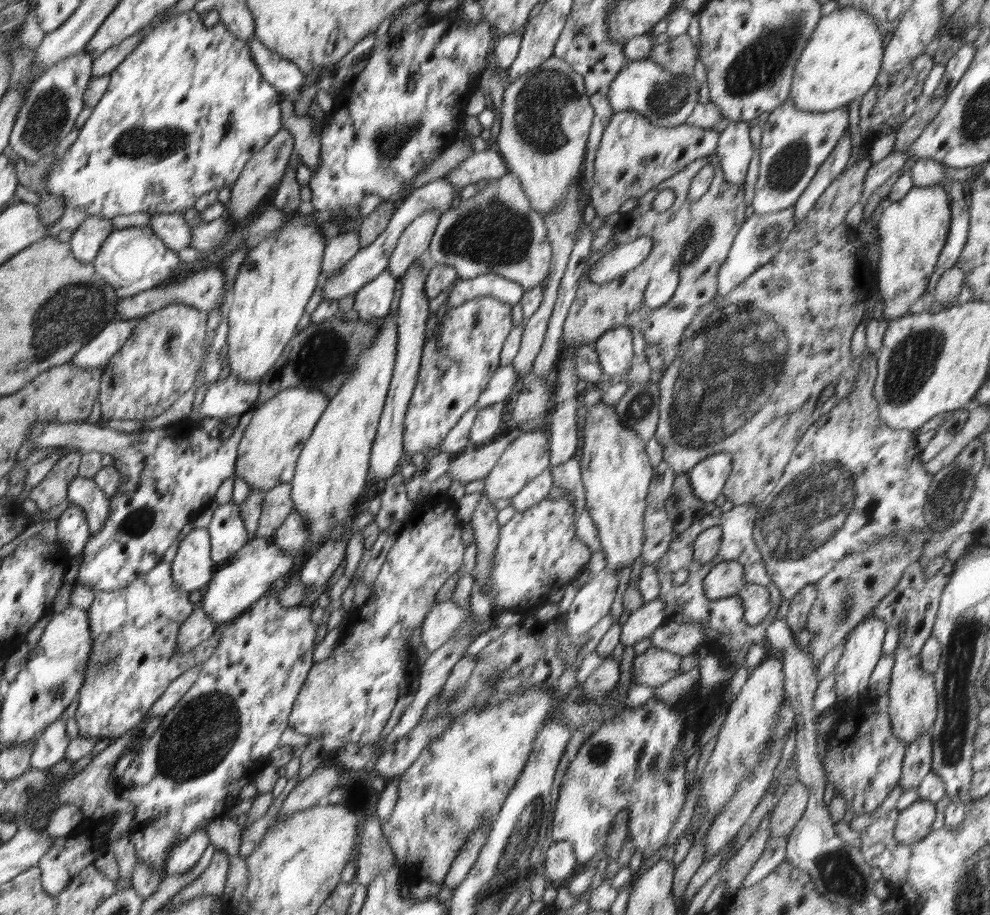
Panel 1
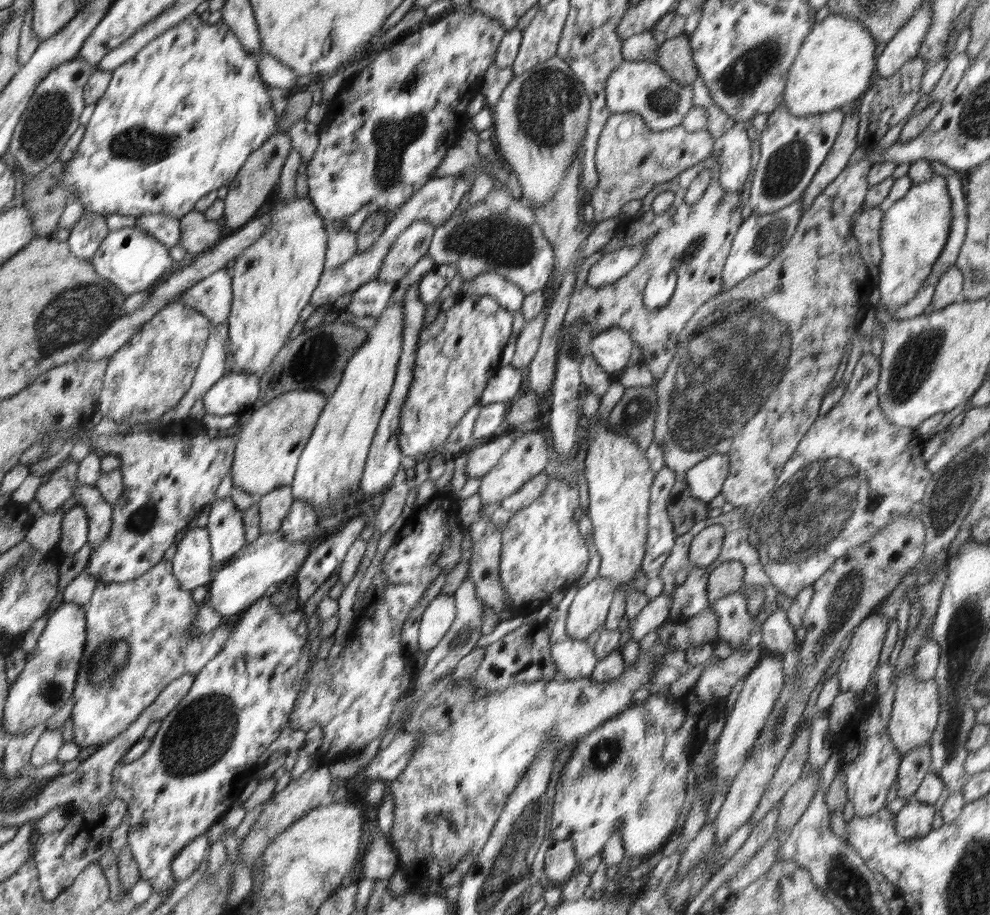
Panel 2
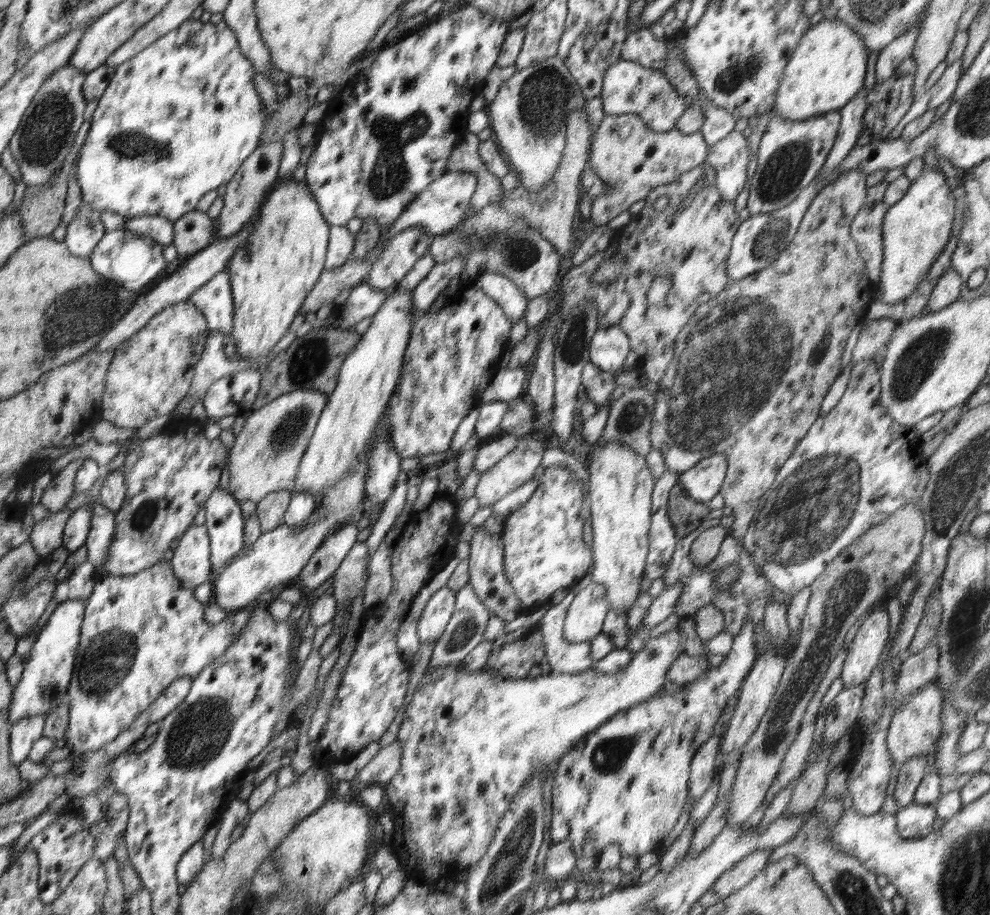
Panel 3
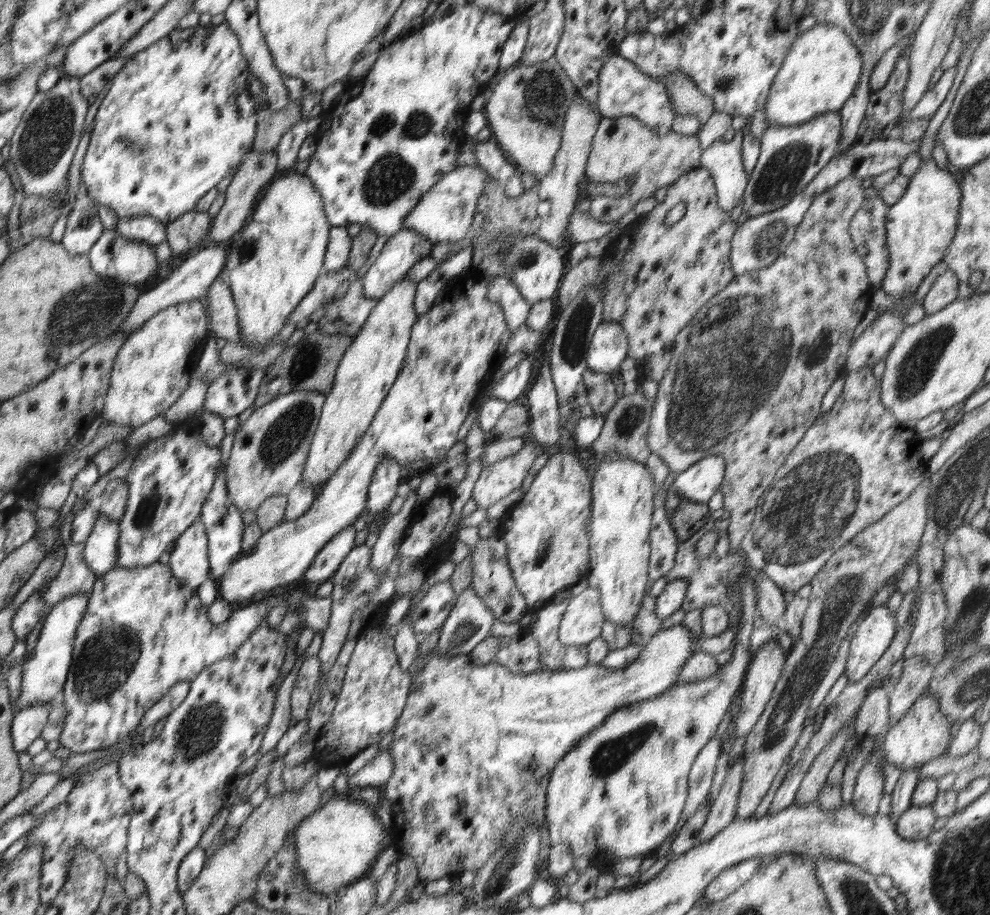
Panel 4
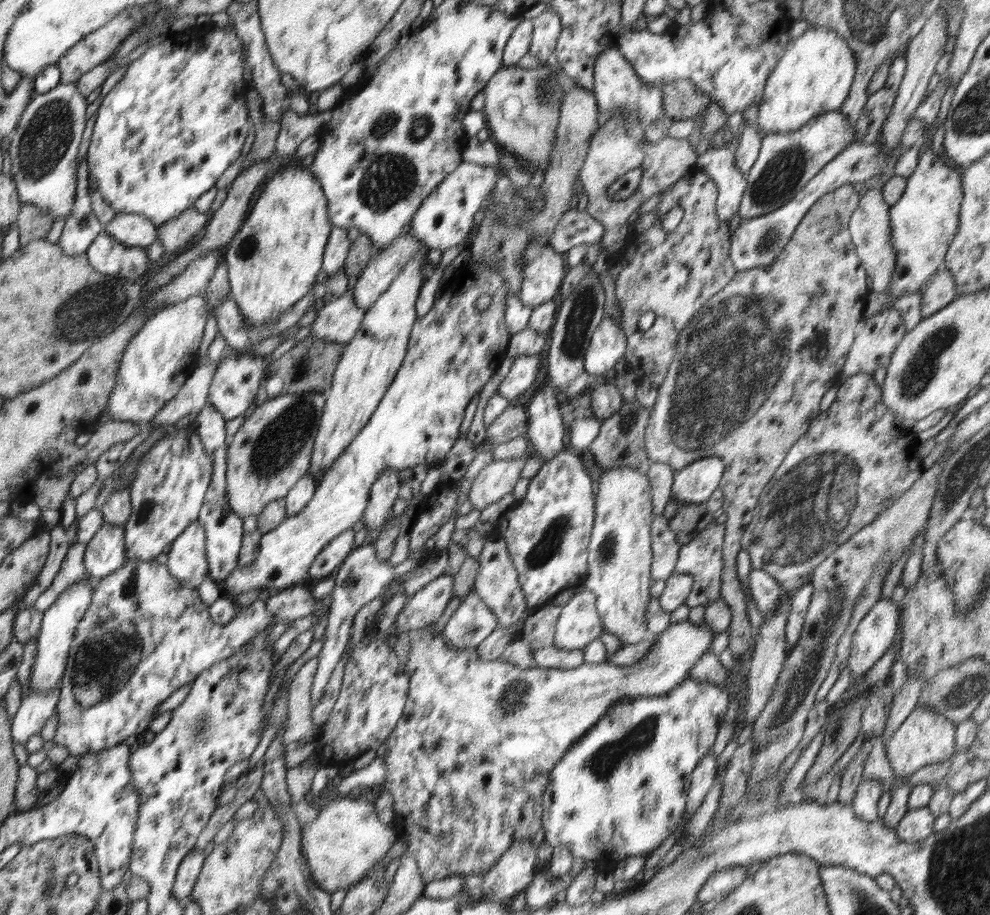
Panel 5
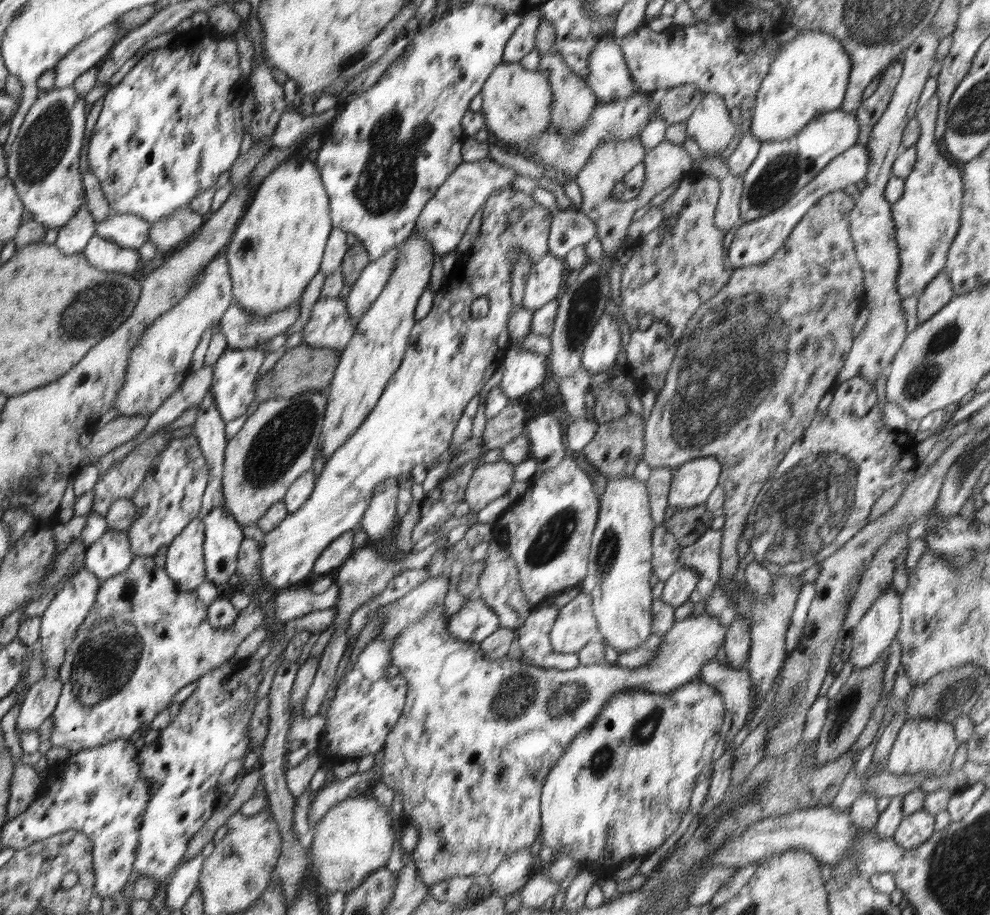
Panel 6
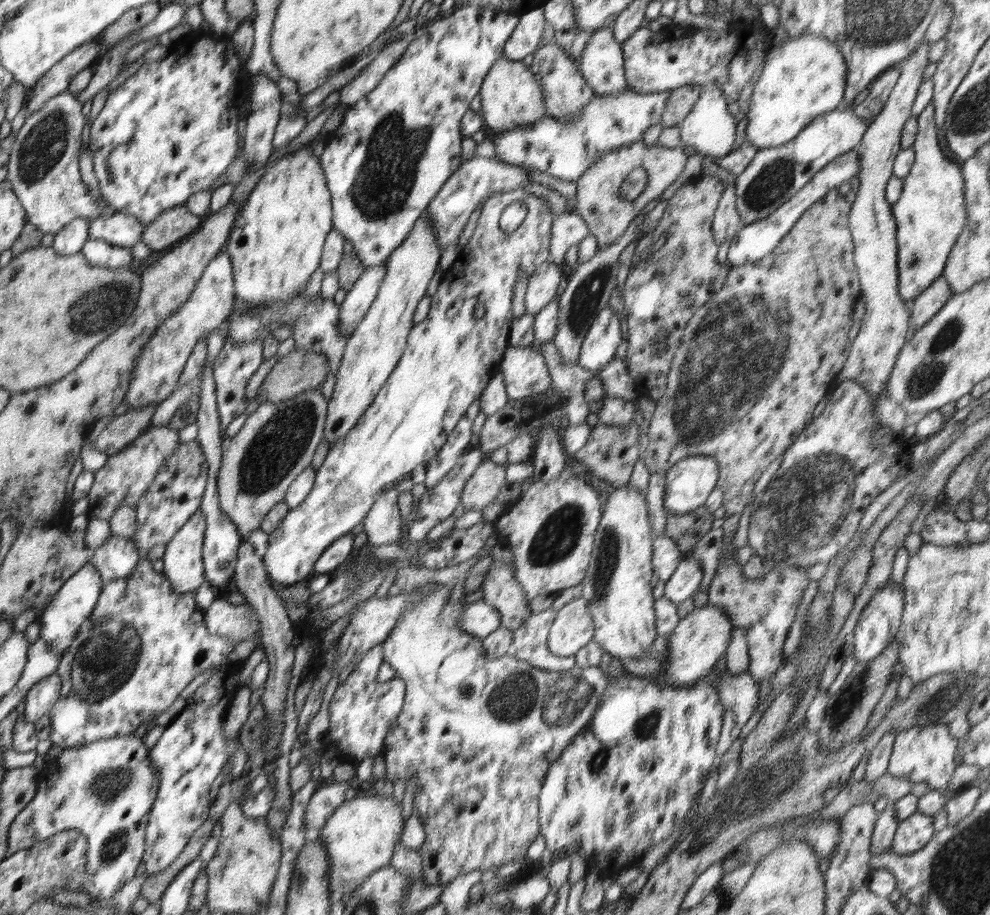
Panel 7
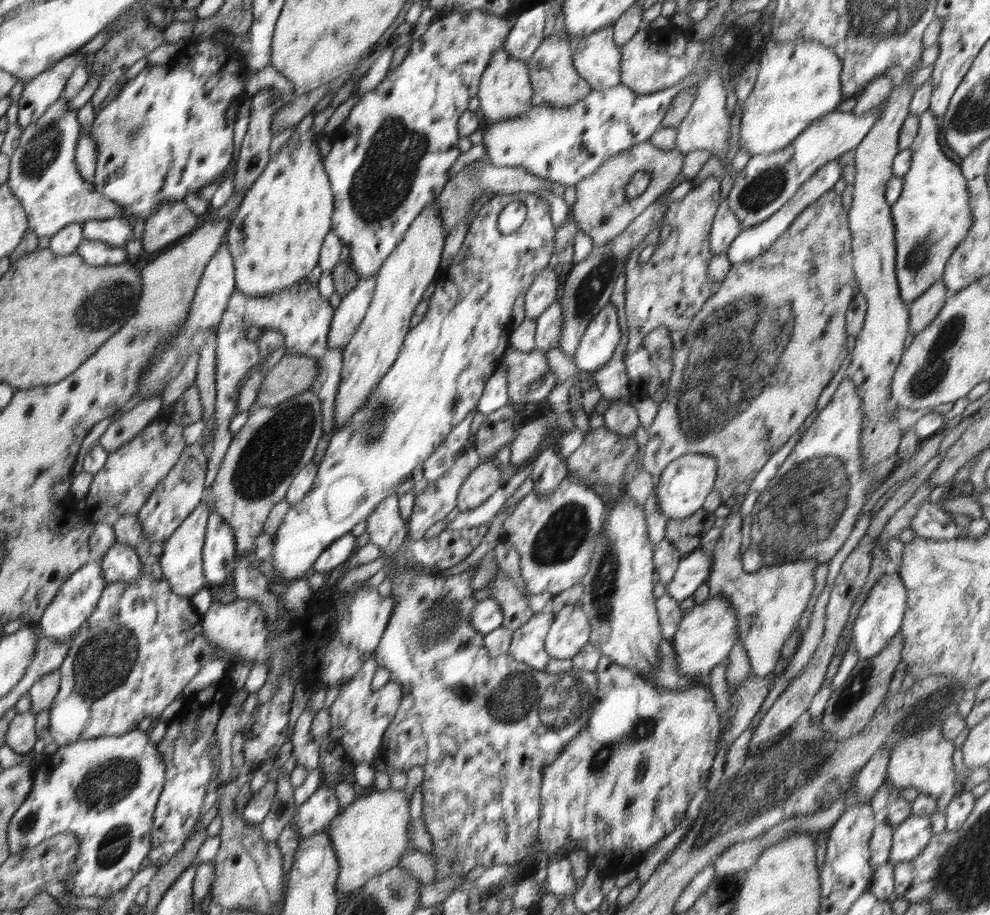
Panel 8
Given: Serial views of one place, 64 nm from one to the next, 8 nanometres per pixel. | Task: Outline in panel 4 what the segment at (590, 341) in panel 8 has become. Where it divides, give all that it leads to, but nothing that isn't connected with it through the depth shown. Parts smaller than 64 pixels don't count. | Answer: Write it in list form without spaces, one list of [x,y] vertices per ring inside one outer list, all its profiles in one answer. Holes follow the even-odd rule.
[[[601,321],[587,352],[588,377],[618,372],[620,364],[627,357],[628,345],[627,334],[622,326]]]

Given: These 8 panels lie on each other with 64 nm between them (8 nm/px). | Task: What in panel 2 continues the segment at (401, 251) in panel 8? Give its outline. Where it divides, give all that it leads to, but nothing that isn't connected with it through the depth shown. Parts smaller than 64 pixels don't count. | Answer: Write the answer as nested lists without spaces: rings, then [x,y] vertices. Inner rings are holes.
[[[403,300],[388,303],[369,336],[344,367],[341,383],[327,399],[316,426],[301,452],[290,485],[296,499],[315,508],[337,508],[358,489],[369,448],[388,402],[403,345]]]

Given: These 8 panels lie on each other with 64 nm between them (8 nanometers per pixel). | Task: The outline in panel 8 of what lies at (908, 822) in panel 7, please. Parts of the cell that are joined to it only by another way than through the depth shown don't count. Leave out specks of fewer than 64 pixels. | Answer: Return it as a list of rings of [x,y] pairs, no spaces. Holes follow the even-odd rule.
[[[910,815],[894,828],[892,846],[889,852],[889,864],[908,862],[918,856],[932,840],[930,816]]]

